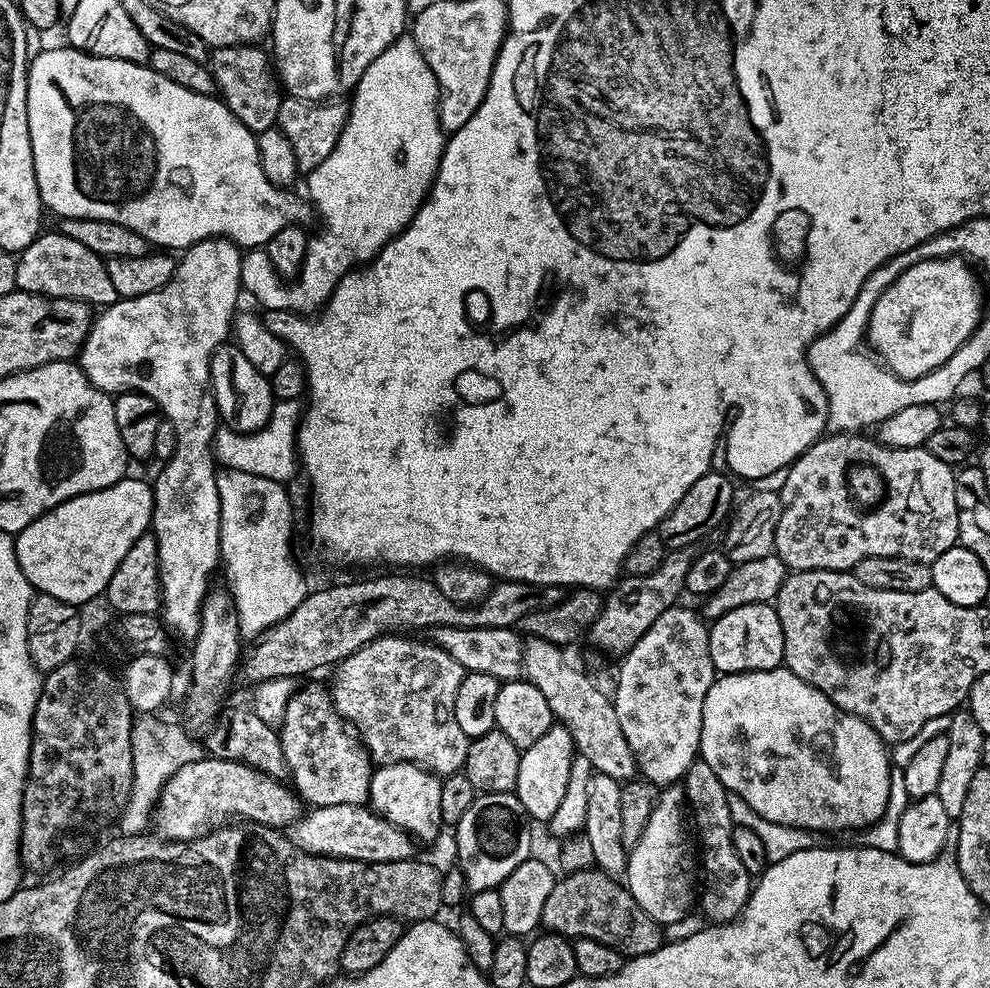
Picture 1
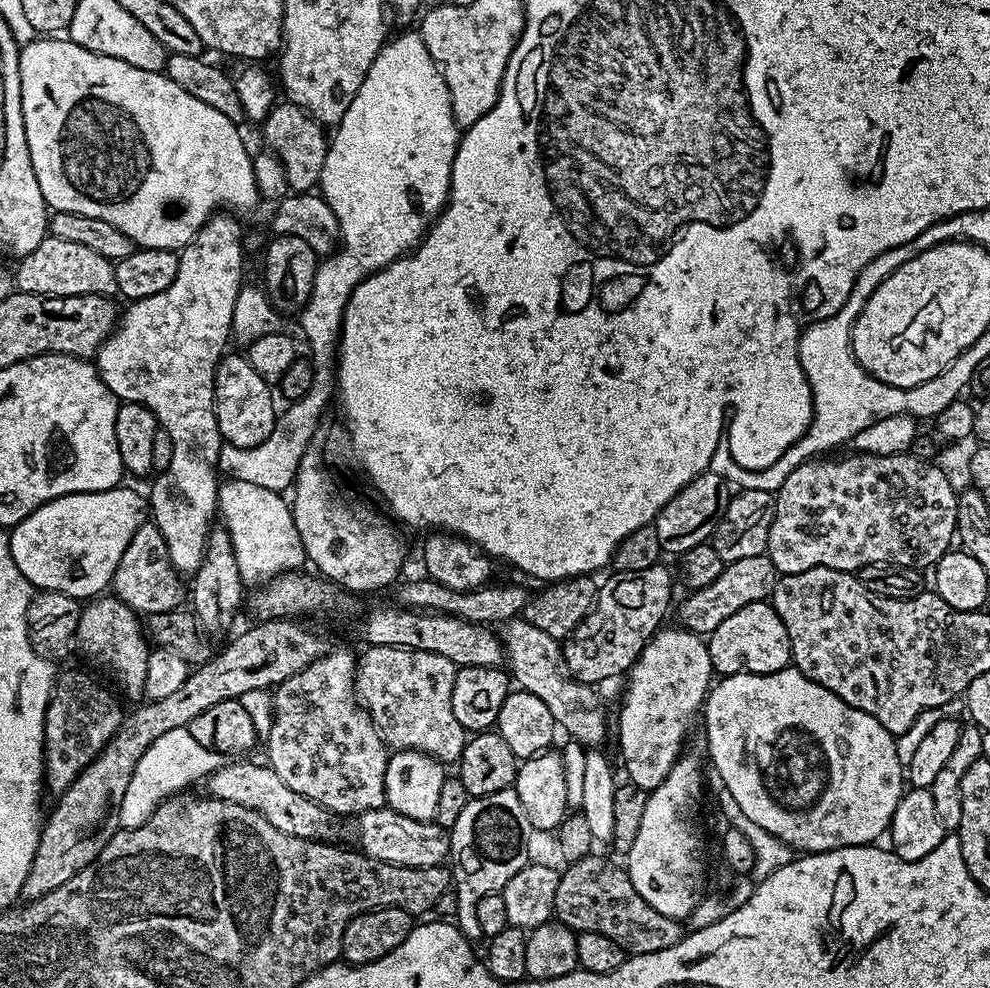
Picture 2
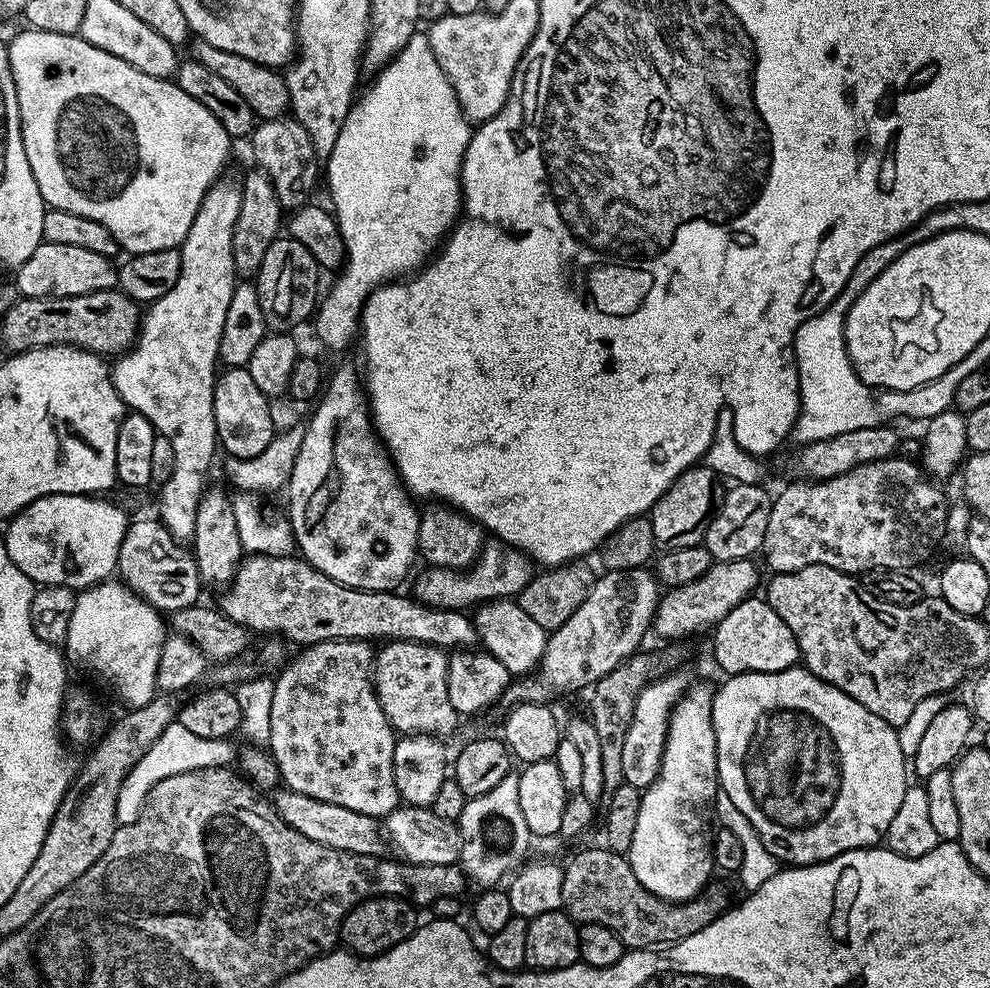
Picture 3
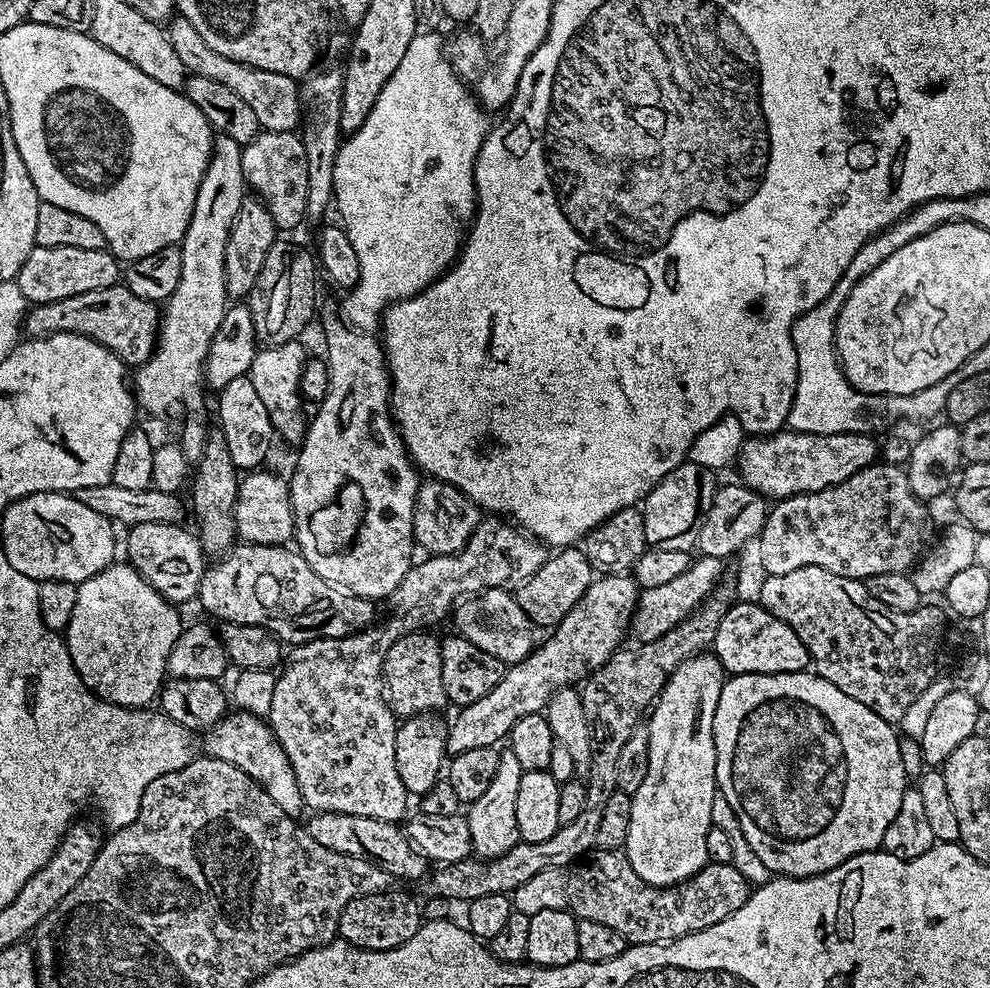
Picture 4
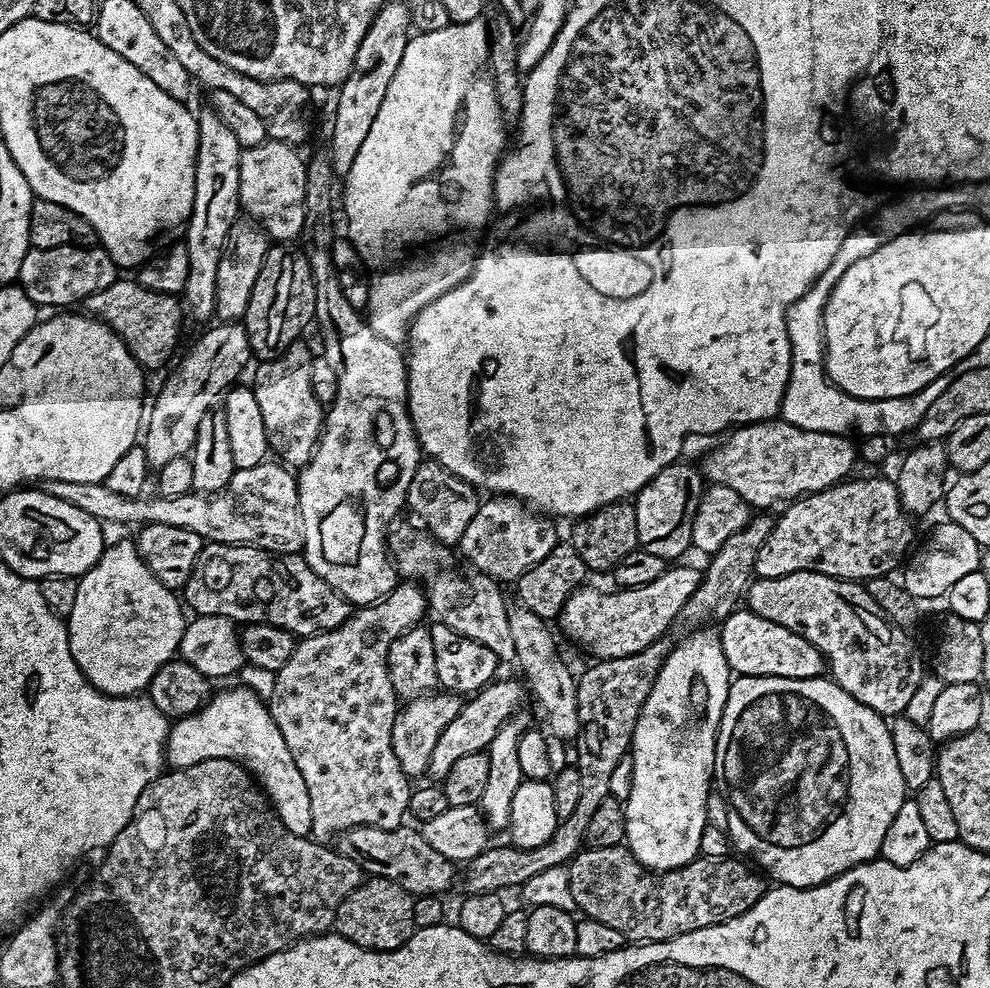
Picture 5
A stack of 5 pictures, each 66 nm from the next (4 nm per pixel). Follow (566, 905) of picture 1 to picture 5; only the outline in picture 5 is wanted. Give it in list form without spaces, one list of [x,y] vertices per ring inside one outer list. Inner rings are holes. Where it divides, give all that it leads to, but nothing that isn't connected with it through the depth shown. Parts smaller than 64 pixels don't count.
[[[615,844],[601,848],[585,847],[577,852],[567,869],[570,874],[571,893],[574,894],[577,909],[584,916],[594,918],[594,922],[602,922],[605,926],[614,926],[614,930],[622,930],[625,941],[655,942],[672,940],[675,936],[690,934],[694,930],[702,930],[726,922],[730,918],[738,918],[746,914],[746,910],[750,910],[754,902],[758,902],[758,898],[764,896],[765,877],[755,867],[747,868],[743,859],[732,859],[699,855],[681,868],[669,872],[652,872],[638,863],[627,846]]]

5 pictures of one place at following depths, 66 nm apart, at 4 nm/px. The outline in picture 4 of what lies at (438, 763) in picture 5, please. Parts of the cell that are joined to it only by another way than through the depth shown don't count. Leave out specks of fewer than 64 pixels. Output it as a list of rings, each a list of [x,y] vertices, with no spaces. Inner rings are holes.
[[[604,574],[593,579],[592,585],[586,590],[586,594],[562,618],[562,622],[556,625],[552,636],[544,645],[533,647],[528,659],[520,664],[505,667],[504,676],[490,690],[490,694],[478,698],[478,702],[470,702],[459,709],[460,712],[453,718],[452,724],[447,725],[444,738],[444,747],[449,757],[462,754],[466,750],[478,750],[479,748],[491,748],[499,745],[507,737],[508,731],[518,722],[518,718],[529,716],[535,712],[543,713],[548,705],[548,700],[560,688],[579,685],[588,679],[592,673],[608,661],[609,658],[625,643],[624,635],[629,635],[632,626],[632,615],[636,612],[636,603],[640,600],[641,589],[635,579],[628,574]]]

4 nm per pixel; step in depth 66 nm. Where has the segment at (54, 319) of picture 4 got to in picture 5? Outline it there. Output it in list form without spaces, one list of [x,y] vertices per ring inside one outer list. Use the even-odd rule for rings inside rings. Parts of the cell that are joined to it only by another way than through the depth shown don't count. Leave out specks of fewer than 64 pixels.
[[[118,278],[106,286],[106,290],[98,290],[86,297],[82,308],[87,315],[96,317],[107,328],[114,330],[114,334],[122,338],[132,357],[145,370],[162,367],[175,354],[180,344],[180,335],[184,332],[186,308],[181,297],[146,290],[146,286],[142,286],[136,278]]]

